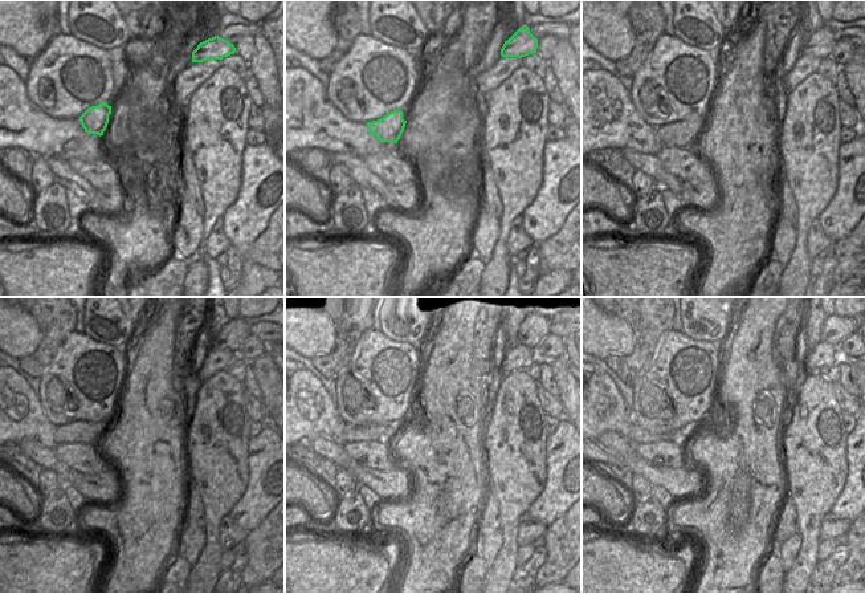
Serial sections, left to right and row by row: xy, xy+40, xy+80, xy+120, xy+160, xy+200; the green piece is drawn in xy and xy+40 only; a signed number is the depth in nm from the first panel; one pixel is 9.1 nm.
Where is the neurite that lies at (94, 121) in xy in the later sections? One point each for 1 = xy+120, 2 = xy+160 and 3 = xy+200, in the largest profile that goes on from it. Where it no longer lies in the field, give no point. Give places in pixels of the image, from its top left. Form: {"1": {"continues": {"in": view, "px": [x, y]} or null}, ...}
{"1": {"continues": {"in": "xy+120", "px": [81, 431]}}, "2": {"continues": {"in": "xy+160", "px": [384, 432]}}, "3": {"continues": {"in": "xy+200", "px": [660, 436]}}}

